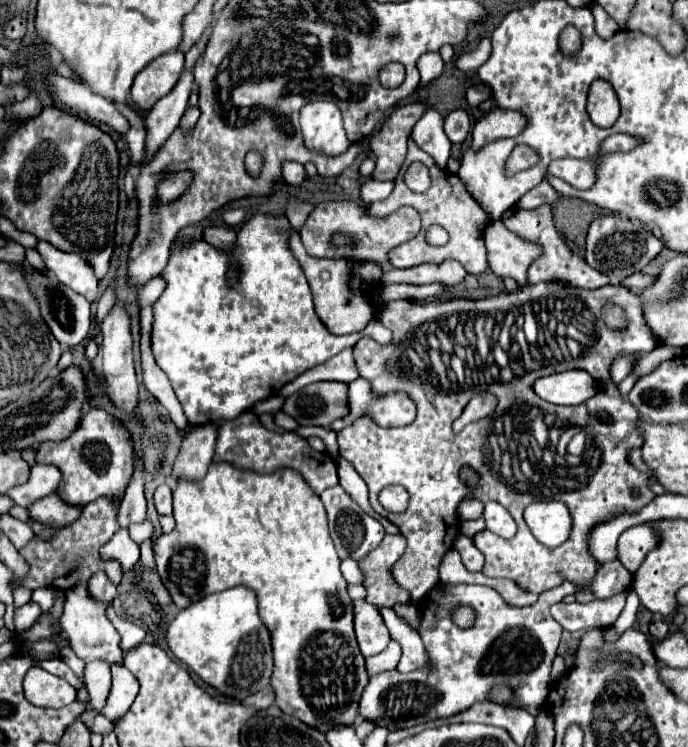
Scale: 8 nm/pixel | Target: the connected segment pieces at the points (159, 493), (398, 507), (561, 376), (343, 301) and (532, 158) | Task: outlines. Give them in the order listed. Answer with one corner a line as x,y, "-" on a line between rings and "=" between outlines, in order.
160,485
154,491
154,505
158,515
172,515
172,489
168,485
=
394,485
394,487
384,487
378,493
378,501
382,503
382,507
386,507
386,511
394,511
394,513
403,513
408,507
409,494
406,489
=
564,371
538,379
534,391
554,405
578,405
596,395
598,385
586,371
=
290,227
290,239
288,247
294,253
294,257
302,263
302,269
306,273
308,285
314,295
316,313
322,319
322,323
328,327
330,333
354,333
366,327
366,323
374,317
374,305
368,297
356,297
348,289
348,279
352,275
352,263
346,259
314,259
304,251
304,245
300,241
298,231
=
518,145
518,147
512,151
506,167
508,167
508,173
516,173
516,171
520,171
520,169
528,169
534,166
536,161
538,161
538,155
536,155
530,147

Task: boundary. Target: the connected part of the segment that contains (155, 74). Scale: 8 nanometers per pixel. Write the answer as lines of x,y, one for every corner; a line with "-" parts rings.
174,51
166,53
152,63
148,63
138,75
132,85
130,93
136,93
136,105
140,109
152,109
152,105
172,91
176,85
180,71
184,67
184,53

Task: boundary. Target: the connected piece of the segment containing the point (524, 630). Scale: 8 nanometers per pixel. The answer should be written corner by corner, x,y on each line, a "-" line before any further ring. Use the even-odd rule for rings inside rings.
620,561
598,563
594,581
590,581
586,587
564,581
562,585
542,593
536,605
524,609
506,605
494,589
484,585
444,583
442,593
442,583
438,583
418,603
418,635
428,655
426,667
414,669
410,673
392,669
372,675
360,701
360,717
372,721
376,727
400,731
424,725
428,721
454,717
474,703
486,703
490,701
490,691
500,685
508,685
508,689
512,691
508,707
524,709
532,717
538,717
546,707
552,685
550,669
562,635
562,627
550,617
550,605
562,601
568,595
576,595
582,589
594,591
596,599
608,599
616,593
626,591
630,587
630,581
632,573
626,571
-
458,607
472,607
472,627
462,629
454,623
452,615

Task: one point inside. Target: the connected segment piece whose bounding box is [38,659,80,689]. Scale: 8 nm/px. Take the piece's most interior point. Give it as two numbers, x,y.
57,667

